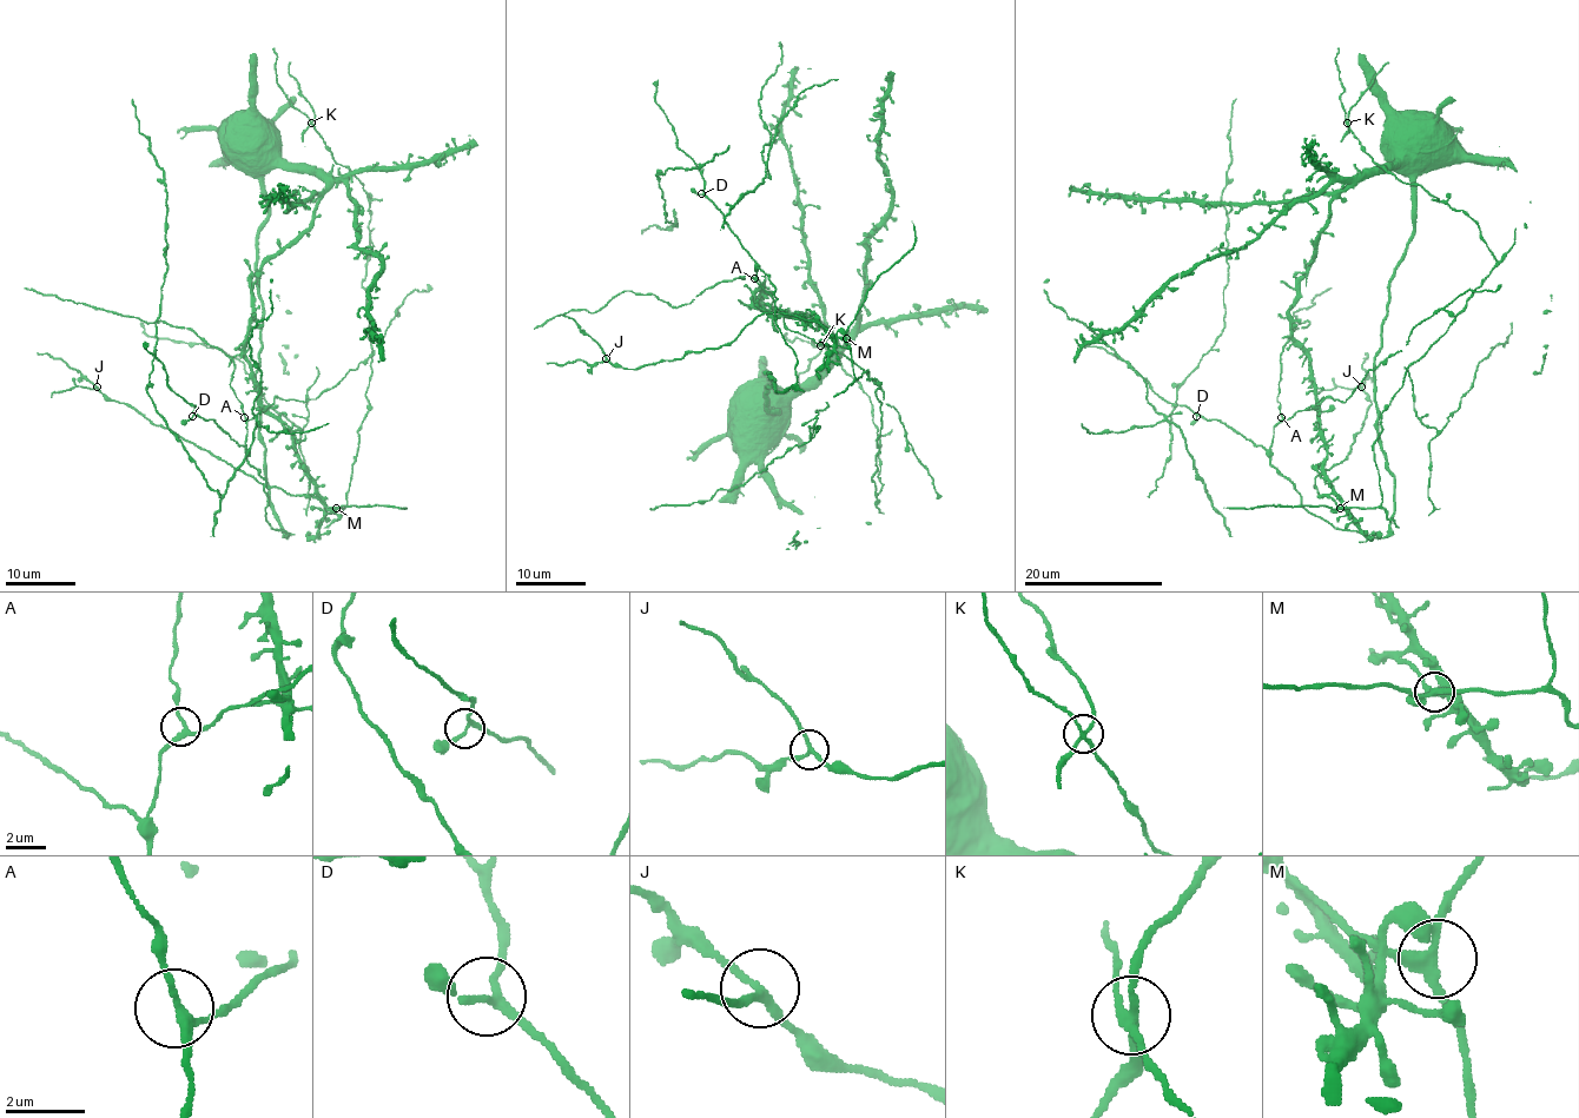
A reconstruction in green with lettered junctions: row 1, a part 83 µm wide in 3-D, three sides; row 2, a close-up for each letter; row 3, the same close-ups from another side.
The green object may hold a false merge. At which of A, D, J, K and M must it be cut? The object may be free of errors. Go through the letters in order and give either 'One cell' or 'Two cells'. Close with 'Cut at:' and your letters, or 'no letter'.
A: One cell
D: One cell
J: One cell
K: One cell
M: One cell
Cut at: no letter

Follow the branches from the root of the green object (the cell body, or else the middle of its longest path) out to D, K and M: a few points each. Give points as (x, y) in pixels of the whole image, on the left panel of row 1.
D: (250, 139), (326, 193), (251, 280), (246, 358), (270, 405), (248, 421), (246, 449), (192, 416)
K: (250, 139), (326, 184), (251, 280), (246, 358), (314, 494), (343, 508), (371, 376), (371, 212), (310, 121)
M: (250, 139), (326, 184), (314, 220), (251, 280), (246, 358), (314, 494), (336, 508)

